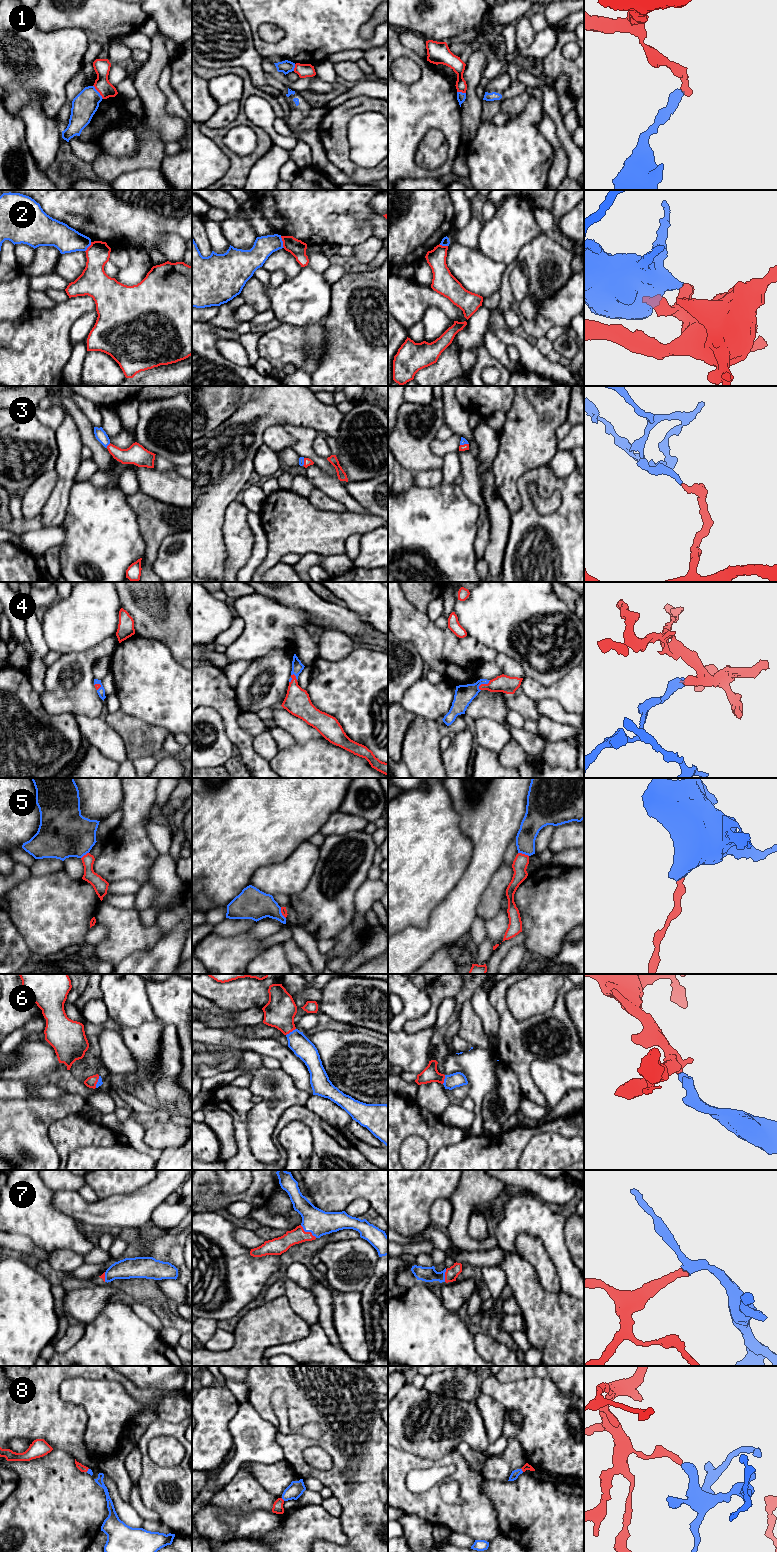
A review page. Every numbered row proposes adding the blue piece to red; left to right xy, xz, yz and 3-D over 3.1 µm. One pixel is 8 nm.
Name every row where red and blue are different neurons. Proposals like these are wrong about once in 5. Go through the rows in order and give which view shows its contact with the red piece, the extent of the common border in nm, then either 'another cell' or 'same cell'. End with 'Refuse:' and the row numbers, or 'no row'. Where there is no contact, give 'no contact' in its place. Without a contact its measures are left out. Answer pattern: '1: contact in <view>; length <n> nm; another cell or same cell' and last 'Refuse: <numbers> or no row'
1: contact in xy; length 140 nm; another cell
2: contact in xz; length 100 nm; another cell
3: contact in xy; length 50 nm; same cell
4: contact in yz; length 120 nm; same cell
5: contact in yz; length 90 nm; another cell
6: contact in xz; length 100 nm; same cell
7: contact in xz; length 170 nm; same cell
8: contact in yz; length 40 nm; same cell
Refuse: 1, 2, 5

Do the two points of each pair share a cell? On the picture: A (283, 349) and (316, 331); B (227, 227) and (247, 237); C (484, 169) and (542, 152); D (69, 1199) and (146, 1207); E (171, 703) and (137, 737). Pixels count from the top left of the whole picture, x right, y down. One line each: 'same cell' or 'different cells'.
A: same cell
B: same cell
C: same cell
D: same cell
E: different cells

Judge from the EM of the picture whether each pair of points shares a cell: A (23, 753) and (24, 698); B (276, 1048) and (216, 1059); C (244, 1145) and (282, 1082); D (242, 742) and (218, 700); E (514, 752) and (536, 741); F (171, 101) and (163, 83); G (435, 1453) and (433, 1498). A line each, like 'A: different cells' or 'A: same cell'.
A: same cell
B: different cells
C: different cells
D: same cell
E: different cells
F: same cell
G: different cells

